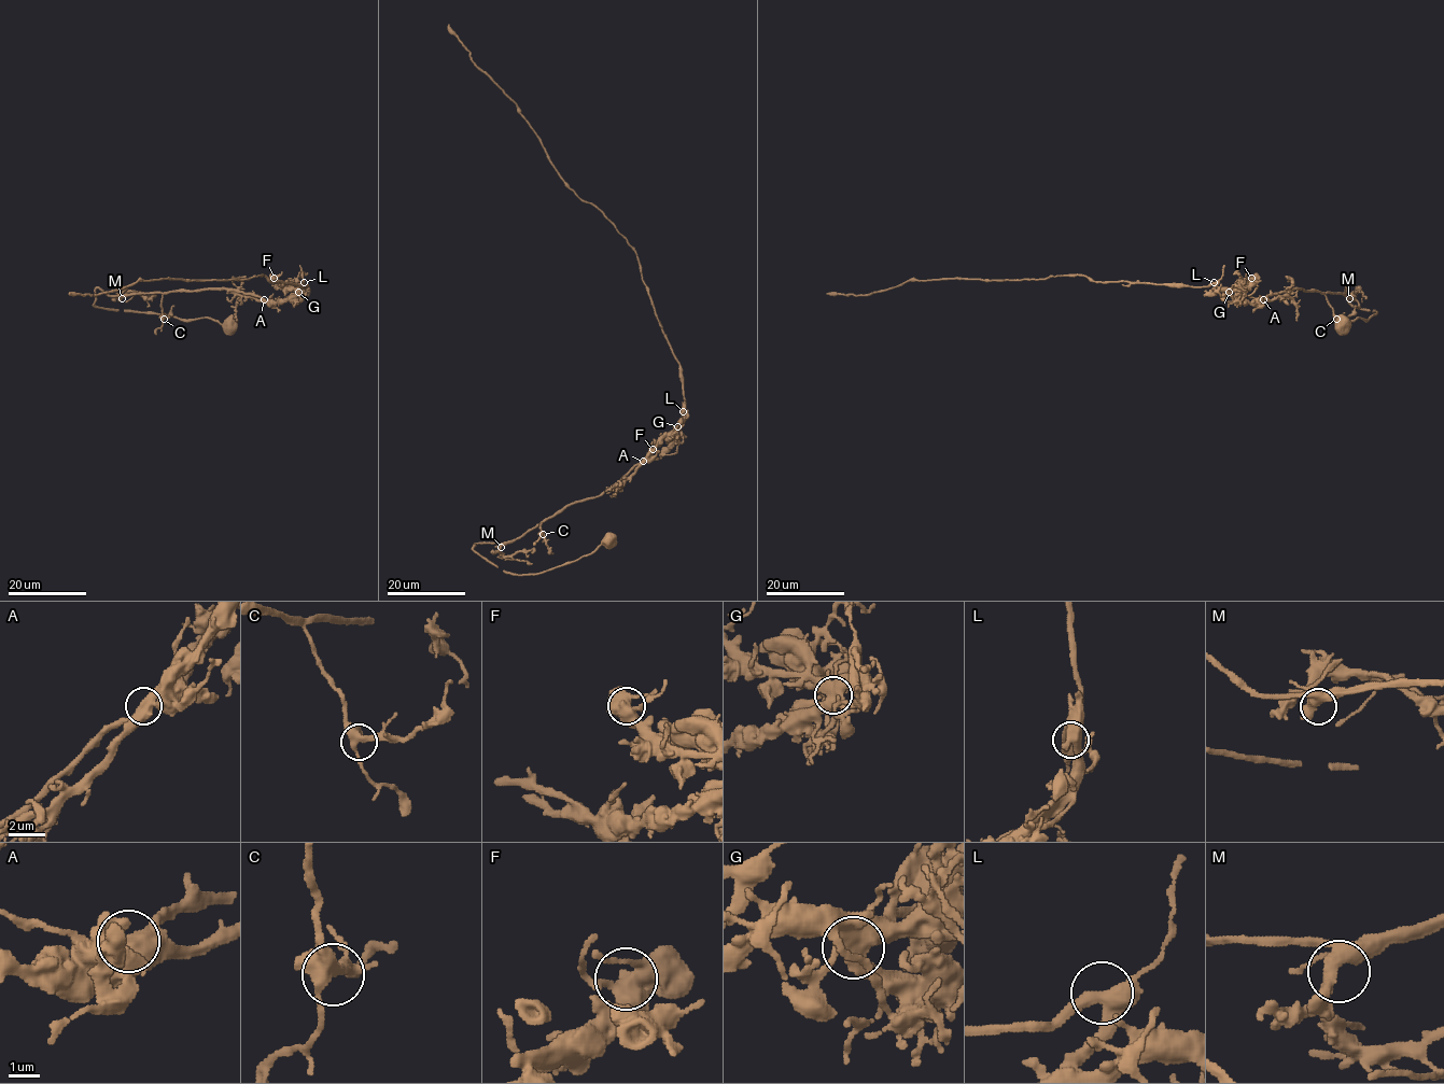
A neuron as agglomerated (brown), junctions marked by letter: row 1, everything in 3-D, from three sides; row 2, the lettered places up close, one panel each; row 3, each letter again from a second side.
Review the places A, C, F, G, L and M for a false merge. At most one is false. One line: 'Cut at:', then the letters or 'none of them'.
Cut at: none of them

